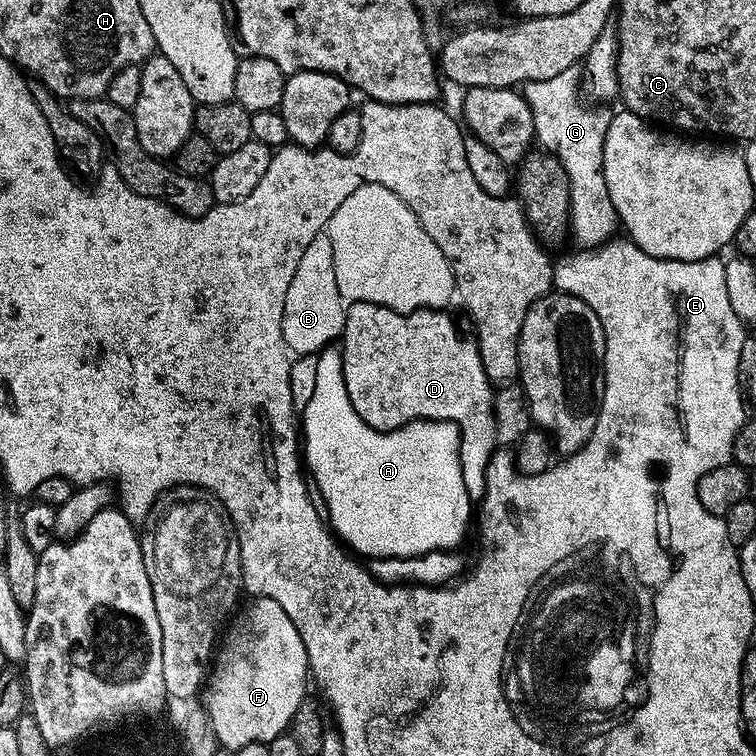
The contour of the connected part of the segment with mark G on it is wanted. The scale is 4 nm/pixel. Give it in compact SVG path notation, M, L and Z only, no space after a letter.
M575 67L547 81L532 81L523 85L522 95L532 112L535 139L538 144L540 142L539 147L556 157L567 172L571 190L570 236L577 247L585 249L611 241L617 235L620 223L614 202L610 199L609 187L606 186L604 168L606 130L614 114L606 106L586 108L579 104L581 82L581 69Z

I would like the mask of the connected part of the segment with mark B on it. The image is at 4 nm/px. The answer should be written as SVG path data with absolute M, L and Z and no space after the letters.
M322 231L306 246L294 278L290 280L283 307L284 343L295 355L315 354L343 335L346 316L346 304L336 284L332 242L327 231Z

